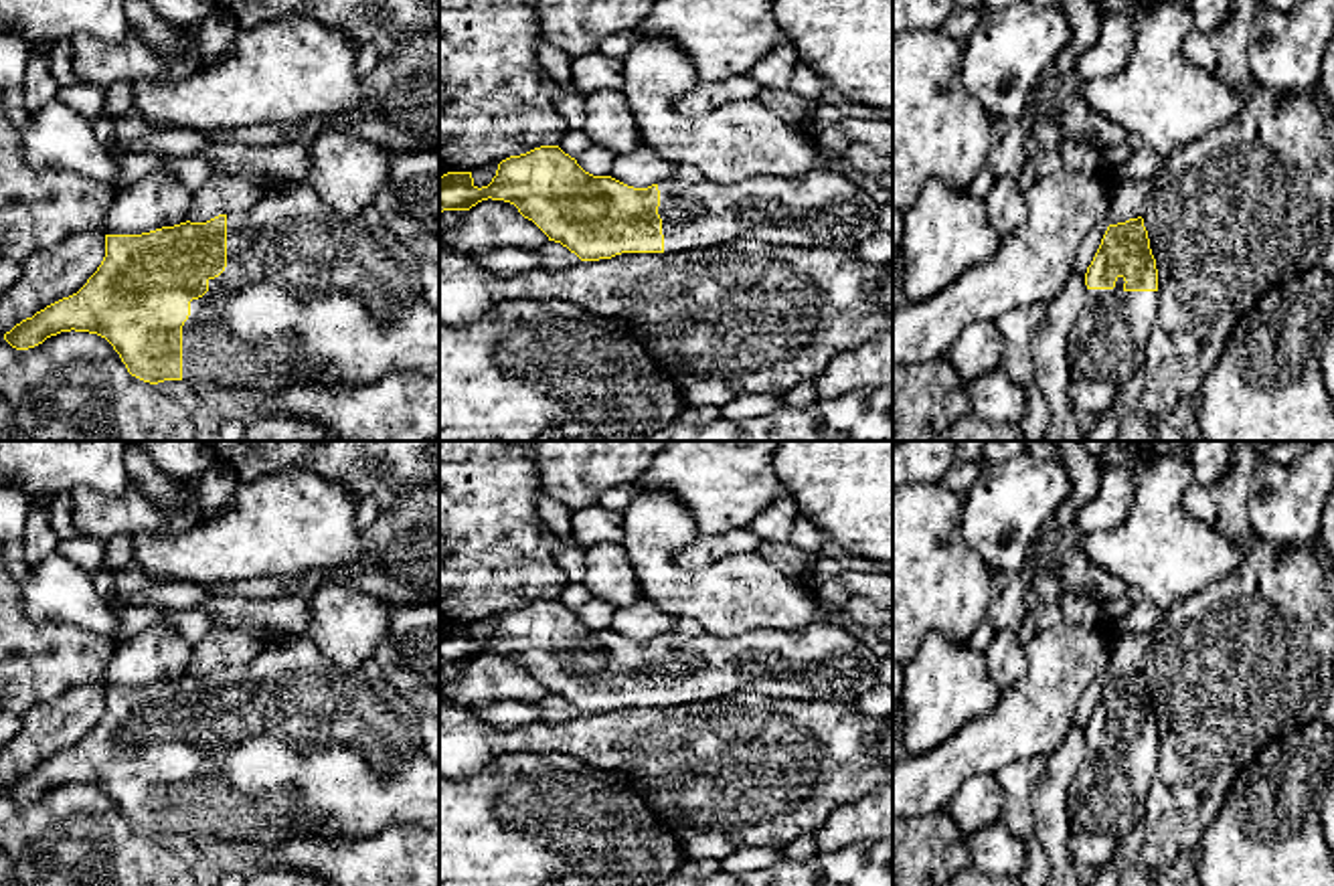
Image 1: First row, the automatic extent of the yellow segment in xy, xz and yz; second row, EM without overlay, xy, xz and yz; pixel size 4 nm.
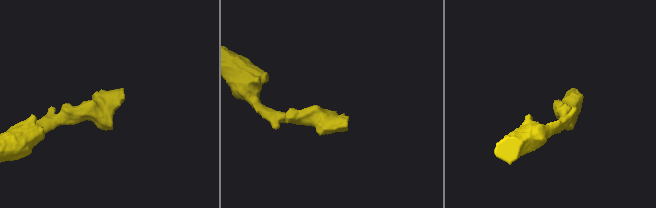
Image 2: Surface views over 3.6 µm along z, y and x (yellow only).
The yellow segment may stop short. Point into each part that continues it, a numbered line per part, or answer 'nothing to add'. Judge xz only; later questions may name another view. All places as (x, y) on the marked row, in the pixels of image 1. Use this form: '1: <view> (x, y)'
1: xz (824, 209)

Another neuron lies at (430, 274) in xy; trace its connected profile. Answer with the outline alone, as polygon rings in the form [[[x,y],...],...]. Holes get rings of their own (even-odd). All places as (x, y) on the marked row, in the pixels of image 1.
[[[421,263],[421,279],[427,301],[439,309],[439,265]]]

